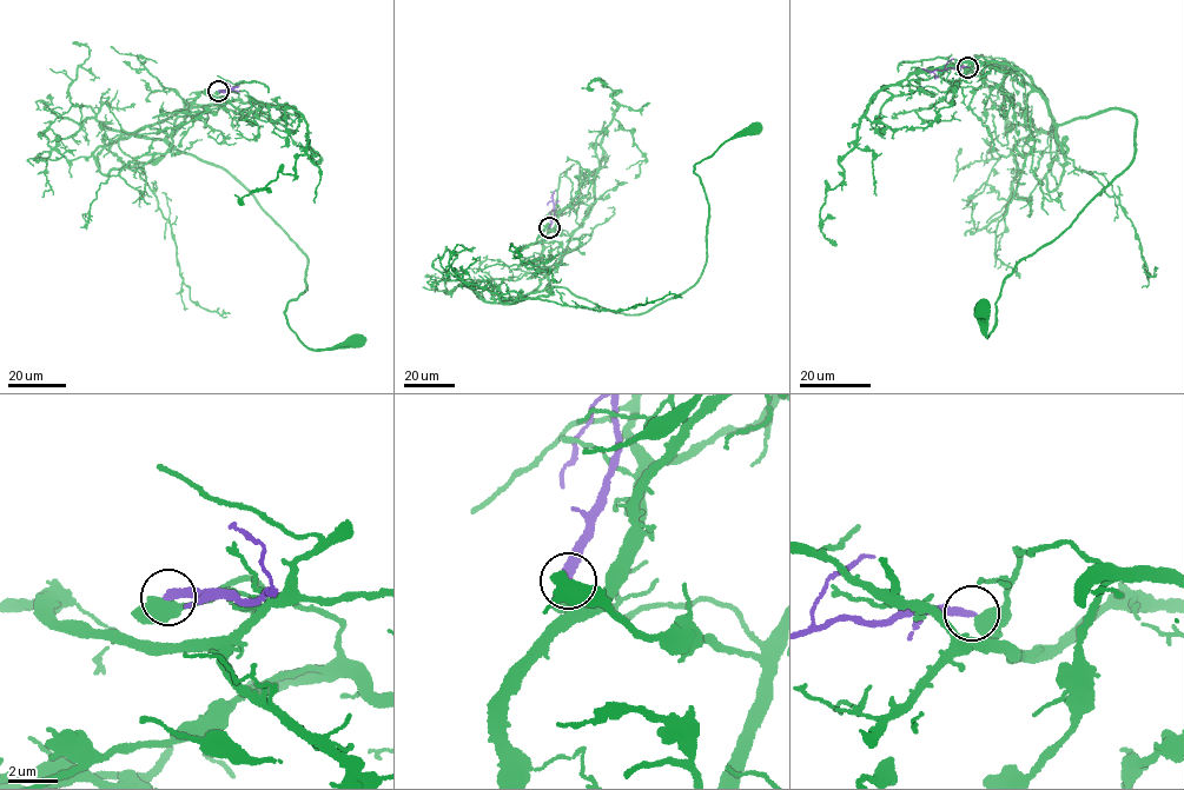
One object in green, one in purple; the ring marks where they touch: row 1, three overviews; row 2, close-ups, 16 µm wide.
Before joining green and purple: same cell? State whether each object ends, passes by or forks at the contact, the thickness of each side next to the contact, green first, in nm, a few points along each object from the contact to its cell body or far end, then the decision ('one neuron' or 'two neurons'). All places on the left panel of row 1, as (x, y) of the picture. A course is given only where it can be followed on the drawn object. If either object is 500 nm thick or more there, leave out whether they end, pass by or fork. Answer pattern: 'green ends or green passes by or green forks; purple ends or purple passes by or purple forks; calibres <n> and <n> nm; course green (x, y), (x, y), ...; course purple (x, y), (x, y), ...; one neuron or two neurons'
calibres 650 and 360 nm; course green (218, 92), (239, 94), (192, 104), (167, 140), (229, 171), (303, 252), (284, 313), (299, 342), (352, 342); course purple (218, 91), (232, 88), (223, 92); two neurons

